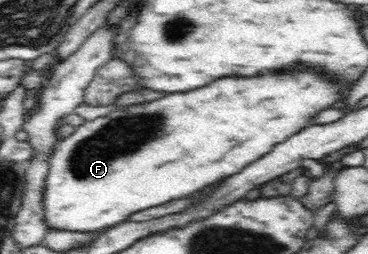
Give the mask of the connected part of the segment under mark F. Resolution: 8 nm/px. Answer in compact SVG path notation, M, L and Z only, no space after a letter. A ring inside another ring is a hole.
M305 73L305 77L219 77L217 81L213 81L213 85L205 85L205 89L193 89L193 93L167 93L167 95L152 101L133 103L110 110L106 115L94 118L92 121L85 120L71 135L62 137L50 155L49 171L42 189L44 223L52 231L81 233L101 231L101 229L109 229L127 221L127 217L131 217L137 212L143 212L144 209L155 208L168 201L196 194L223 177L239 173L243 167L247 167L249 163L253 163L259 157L263 157L265 153L269 153L273 149L273 145L285 141L287 137L299 133L301 129L309 127L313 123L313 117L317 117L317 113L333 108L333 105L339 101L344 101L345 93L347 93L347 89L337 89L337 85L329 85L329 81L317 81L317 77L309 77L309 73Z

